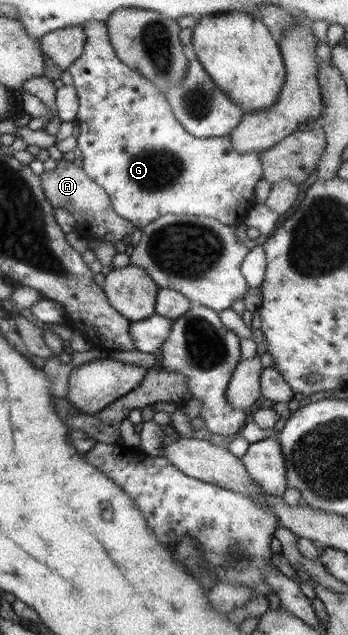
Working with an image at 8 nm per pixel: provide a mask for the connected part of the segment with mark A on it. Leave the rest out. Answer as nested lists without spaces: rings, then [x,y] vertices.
[[[60,160],[54,170],[41,173],[39,178],[44,195],[50,205],[54,208],[61,207],[74,217],[74,222],[76,222],[74,229],[83,237],[100,239],[100,241],[106,241],[108,244],[114,244],[117,241],[129,241],[135,226],[117,215],[106,190],[92,181],[83,168],[75,165],[74,162]]]

